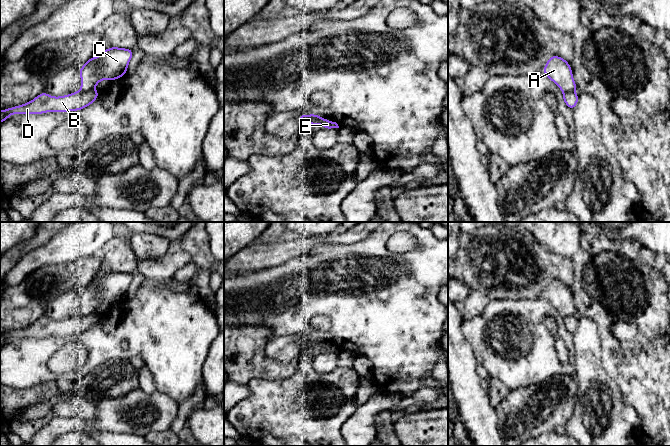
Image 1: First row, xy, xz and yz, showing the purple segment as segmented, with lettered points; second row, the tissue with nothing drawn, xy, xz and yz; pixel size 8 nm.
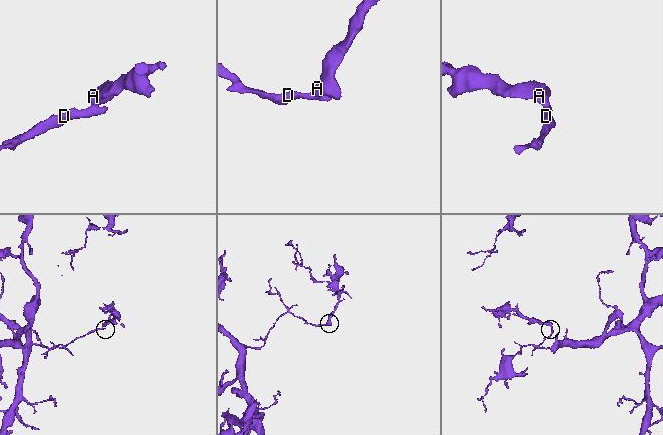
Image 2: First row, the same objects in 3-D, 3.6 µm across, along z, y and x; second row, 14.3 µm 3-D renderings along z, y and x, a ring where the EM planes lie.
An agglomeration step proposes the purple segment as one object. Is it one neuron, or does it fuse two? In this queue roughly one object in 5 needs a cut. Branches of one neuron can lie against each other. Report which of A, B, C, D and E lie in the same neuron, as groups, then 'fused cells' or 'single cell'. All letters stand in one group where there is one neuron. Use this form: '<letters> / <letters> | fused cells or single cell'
A C / B D E | fused cells

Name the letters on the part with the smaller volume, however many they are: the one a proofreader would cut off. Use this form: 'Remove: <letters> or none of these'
Remove: A, C

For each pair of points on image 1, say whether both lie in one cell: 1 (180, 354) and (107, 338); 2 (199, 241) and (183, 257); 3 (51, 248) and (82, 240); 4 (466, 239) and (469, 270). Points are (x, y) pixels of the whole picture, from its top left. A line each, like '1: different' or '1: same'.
1: same
2: different
3: same
4: same

